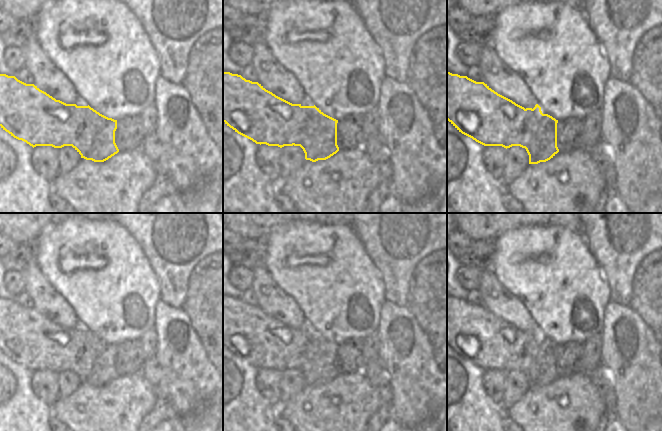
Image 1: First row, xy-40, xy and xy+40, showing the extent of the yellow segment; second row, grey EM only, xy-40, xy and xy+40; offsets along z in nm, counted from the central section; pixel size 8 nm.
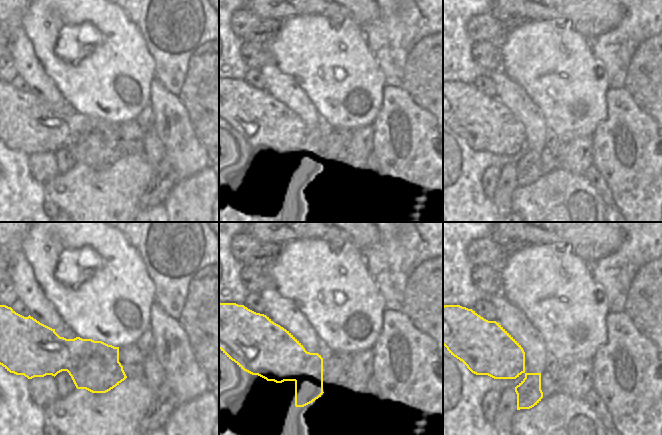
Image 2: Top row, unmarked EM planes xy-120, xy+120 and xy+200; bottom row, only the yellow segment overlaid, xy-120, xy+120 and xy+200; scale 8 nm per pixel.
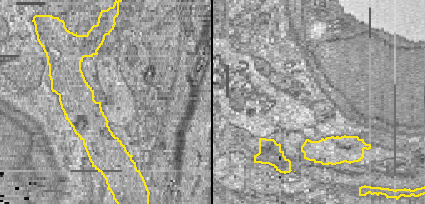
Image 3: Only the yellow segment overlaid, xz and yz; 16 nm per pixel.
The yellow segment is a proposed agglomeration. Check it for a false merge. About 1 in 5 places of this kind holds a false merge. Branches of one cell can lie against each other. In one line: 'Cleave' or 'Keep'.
Cleave.

